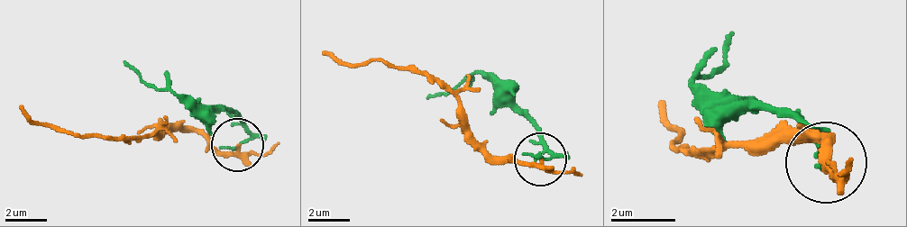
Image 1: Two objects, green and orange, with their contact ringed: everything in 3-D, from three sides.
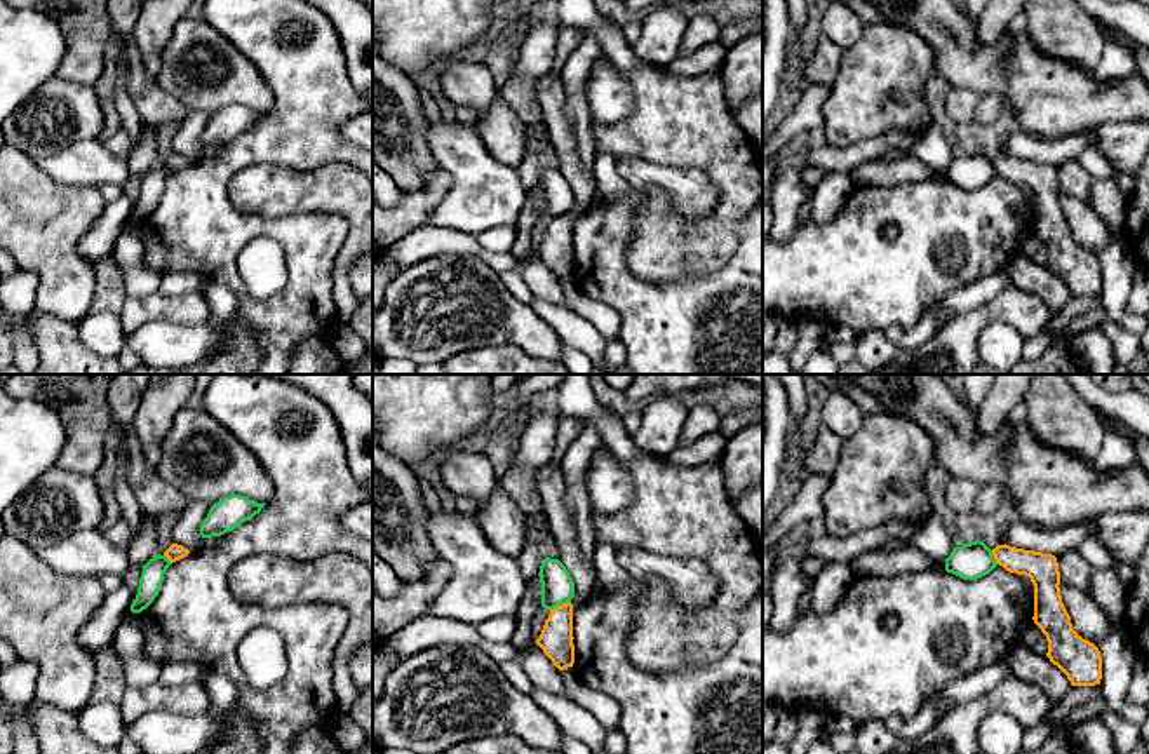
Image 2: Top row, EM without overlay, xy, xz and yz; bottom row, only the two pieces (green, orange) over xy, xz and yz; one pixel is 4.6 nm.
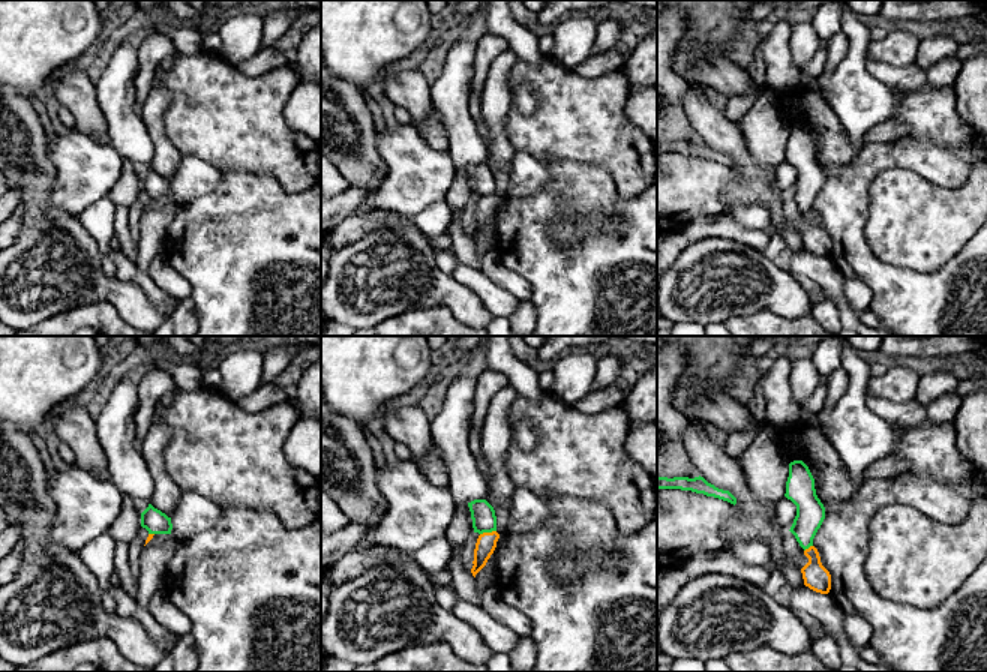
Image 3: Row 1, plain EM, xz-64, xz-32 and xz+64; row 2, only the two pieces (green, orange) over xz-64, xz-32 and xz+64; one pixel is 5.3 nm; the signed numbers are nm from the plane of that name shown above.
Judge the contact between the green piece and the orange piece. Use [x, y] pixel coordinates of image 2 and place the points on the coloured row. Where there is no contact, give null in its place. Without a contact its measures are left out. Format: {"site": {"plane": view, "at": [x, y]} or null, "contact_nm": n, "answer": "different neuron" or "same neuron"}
{"site": {"plane": "xz", "at": [559, 605]}, "contact_nm": 100, "answer": "different neuron"}

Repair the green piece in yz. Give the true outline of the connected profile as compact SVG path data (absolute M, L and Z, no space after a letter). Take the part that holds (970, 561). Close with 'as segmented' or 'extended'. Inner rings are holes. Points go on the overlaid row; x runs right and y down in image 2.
M980 540L954 547L945 559L945 571L963 580L977 580L998 566L992 550Z; as segmented

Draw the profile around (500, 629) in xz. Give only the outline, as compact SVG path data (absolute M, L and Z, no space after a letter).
M515 615L494 616L475 625L475 629L480 634L480 637L489 643L512 644L517 629L517 616Z

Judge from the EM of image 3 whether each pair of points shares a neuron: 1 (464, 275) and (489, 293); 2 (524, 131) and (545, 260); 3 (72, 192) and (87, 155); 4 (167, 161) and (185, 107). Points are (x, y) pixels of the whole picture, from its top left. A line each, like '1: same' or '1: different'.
1: same
2: different
3: same
4: different

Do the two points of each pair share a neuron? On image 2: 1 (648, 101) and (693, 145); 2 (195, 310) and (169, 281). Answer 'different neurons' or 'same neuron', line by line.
1: same neuron
2: different neurons

